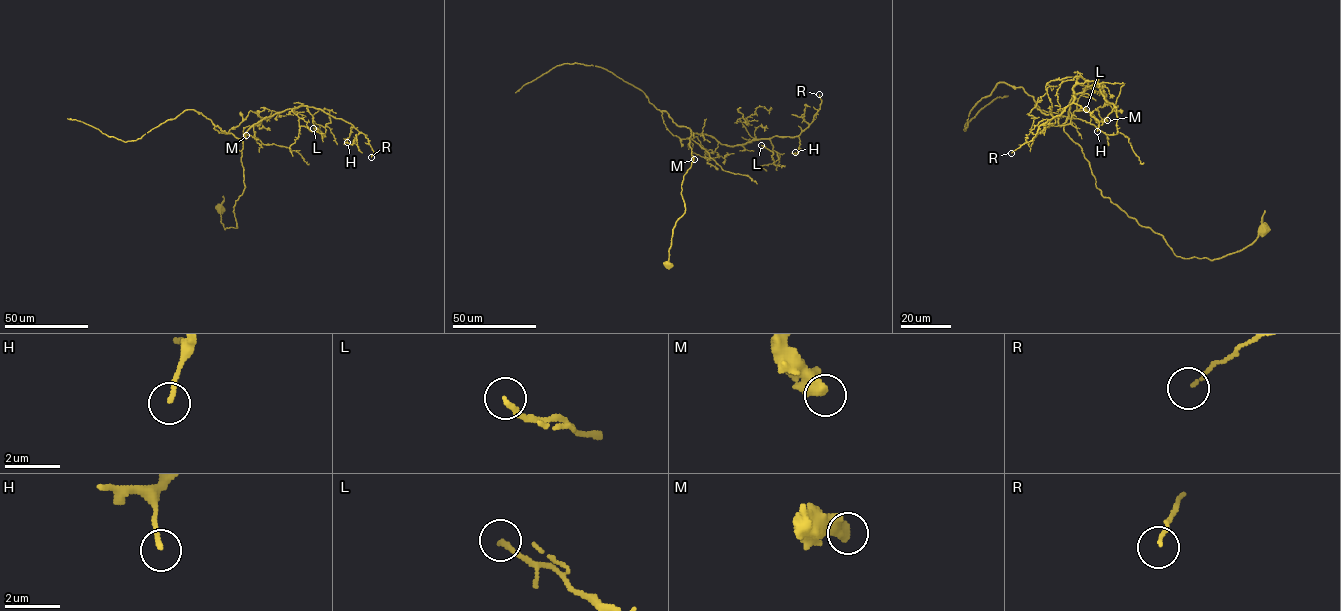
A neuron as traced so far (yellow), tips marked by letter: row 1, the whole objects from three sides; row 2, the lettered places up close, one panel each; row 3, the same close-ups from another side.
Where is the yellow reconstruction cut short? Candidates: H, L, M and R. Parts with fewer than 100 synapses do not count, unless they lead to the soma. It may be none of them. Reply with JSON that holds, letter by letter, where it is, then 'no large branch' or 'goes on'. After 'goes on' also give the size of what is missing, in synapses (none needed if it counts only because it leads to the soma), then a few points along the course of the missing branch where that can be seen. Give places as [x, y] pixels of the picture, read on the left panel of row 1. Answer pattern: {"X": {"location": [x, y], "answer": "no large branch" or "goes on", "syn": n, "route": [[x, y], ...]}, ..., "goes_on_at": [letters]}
{"H": {"location": [347, 142], "answer": "no large branch"}, "L": {"location": [313, 128], "answer": "no large branch"}, "M": {"location": [246, 135], "answer": "no large branch"}, "R": {"location": [371, 157], "answer": "no large branch"}, "goes_on_at": []}

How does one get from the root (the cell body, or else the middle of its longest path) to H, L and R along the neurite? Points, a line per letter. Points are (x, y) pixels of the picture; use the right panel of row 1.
H: (1264, 231), (1221, 257), (1177, 257), (1101, 194), (1064, 131), (1087, 86), (1079, 77), (1073, 102), (1097, 131)
L: (1264, 231), (1221, 257), (1177, 257), (1101, 194), (1064, 131), (1079, 77), (1114, 107), (1103, 122), (1086, 109)
R: (1264, 231), (1221, 257), (1185, 259), (1104, 198), (1063, 128), (1081, 77), (1073, 101), (1011, 153)

